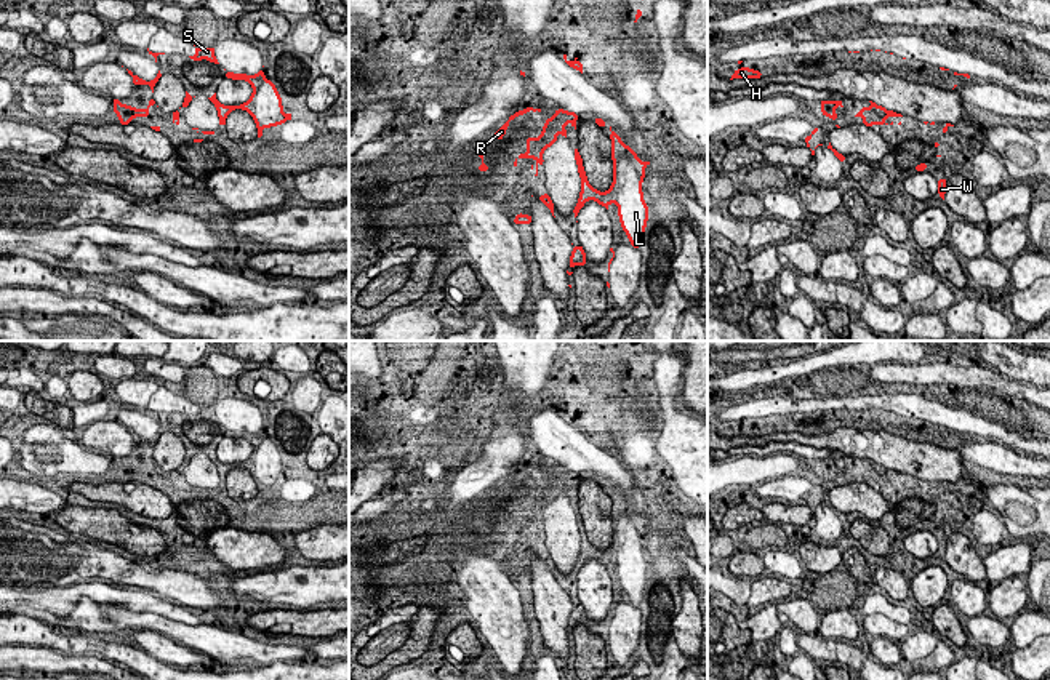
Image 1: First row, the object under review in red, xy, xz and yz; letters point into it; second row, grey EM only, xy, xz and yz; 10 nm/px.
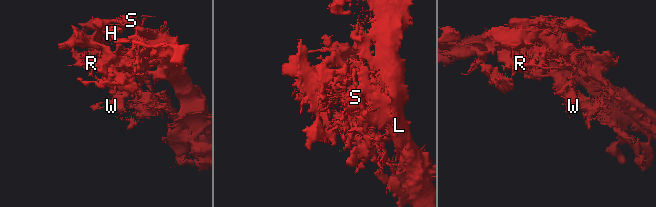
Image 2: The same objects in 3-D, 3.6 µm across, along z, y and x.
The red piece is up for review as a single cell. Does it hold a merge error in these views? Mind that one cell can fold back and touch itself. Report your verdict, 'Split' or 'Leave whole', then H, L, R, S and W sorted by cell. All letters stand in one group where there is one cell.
Leave whole. Groups: H L R S W

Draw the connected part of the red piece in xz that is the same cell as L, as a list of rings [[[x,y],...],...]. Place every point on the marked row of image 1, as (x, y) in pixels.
[[[611,126],[610,131],[613,144],[613,184],[605,192],[600,192],[589,184],[579,150],[578,147],[573,147],[581,178],[581,192],[578,203],[573,208],[573,214],[576,218],[587,200],[595,200],[607,210],[610,203],[615,203],[618,206],[621,227],[629,237],[629,243],[639,250],[648,221],[648,205],[643,200],[642,179],[647,176],[645,166],[650,165],[650,162],[639,160],[637,152],[634,152],[631,146],[626,146]]]

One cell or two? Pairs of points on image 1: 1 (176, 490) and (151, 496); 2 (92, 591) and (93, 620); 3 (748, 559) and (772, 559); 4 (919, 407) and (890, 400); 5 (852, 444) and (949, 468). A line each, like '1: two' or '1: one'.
1: two
2: two
3: two
4: one
5: one

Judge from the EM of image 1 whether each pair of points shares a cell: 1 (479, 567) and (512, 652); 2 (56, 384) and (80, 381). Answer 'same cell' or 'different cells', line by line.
1: same cell
2: different cells

